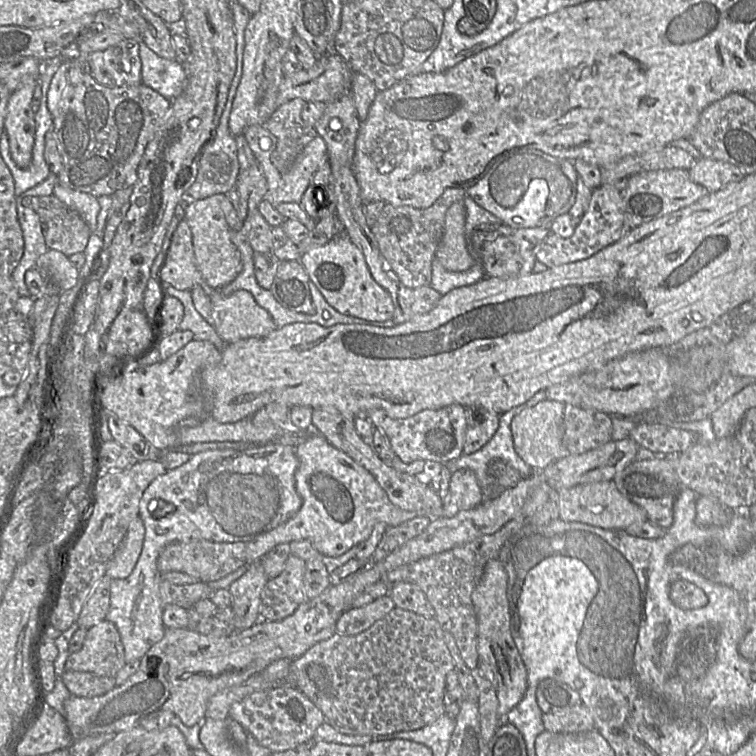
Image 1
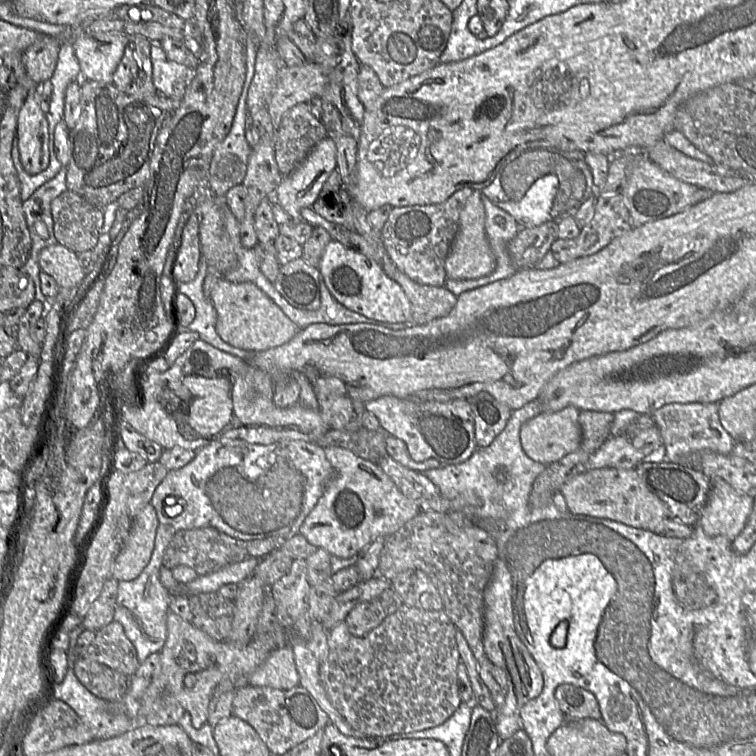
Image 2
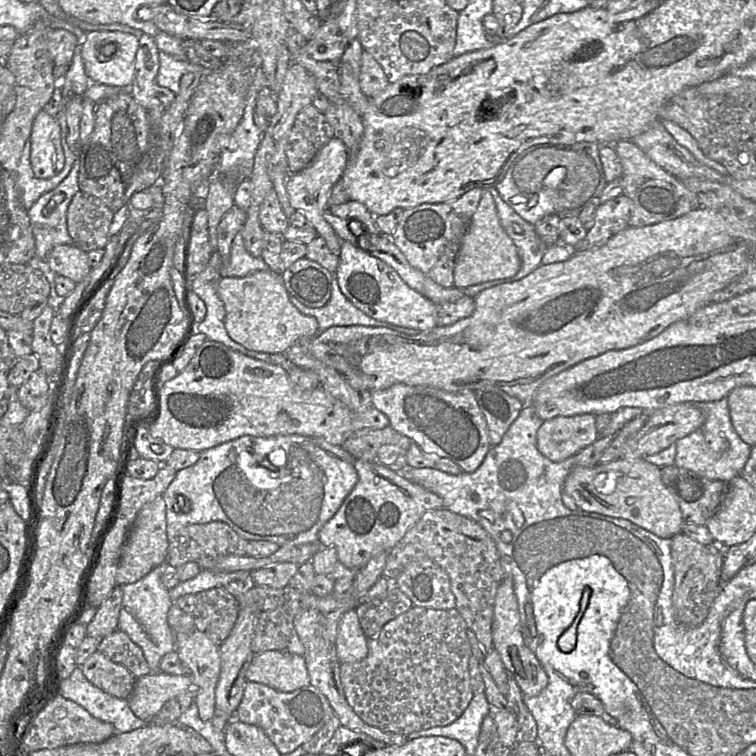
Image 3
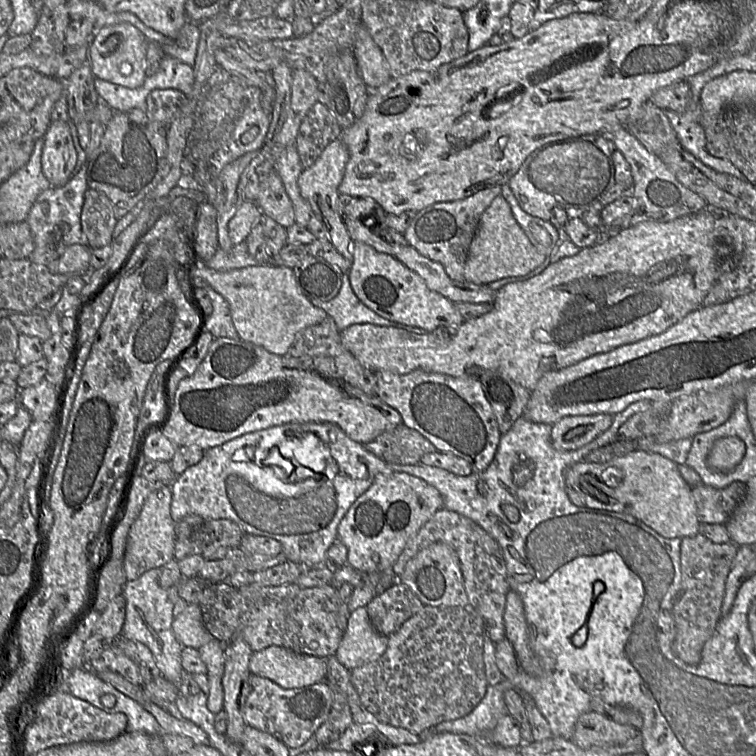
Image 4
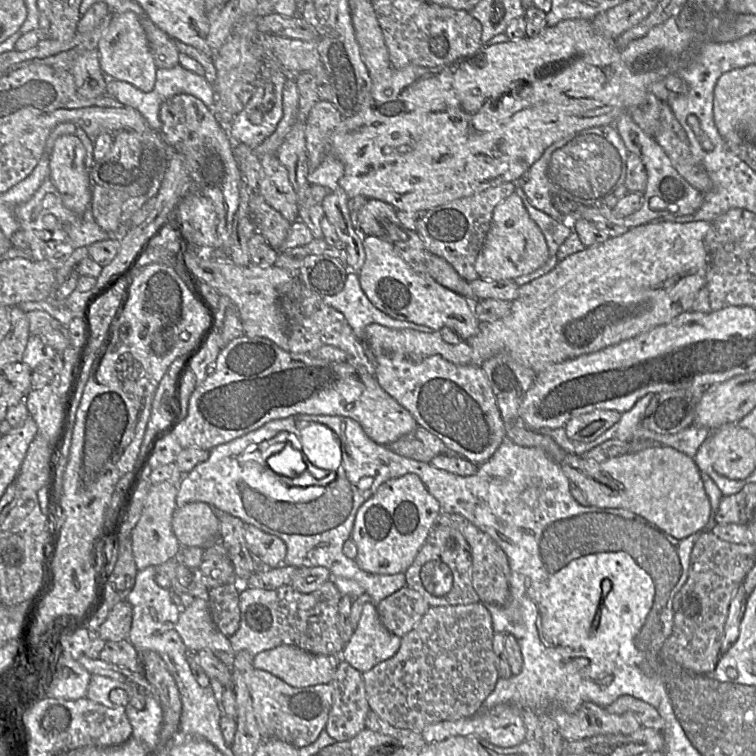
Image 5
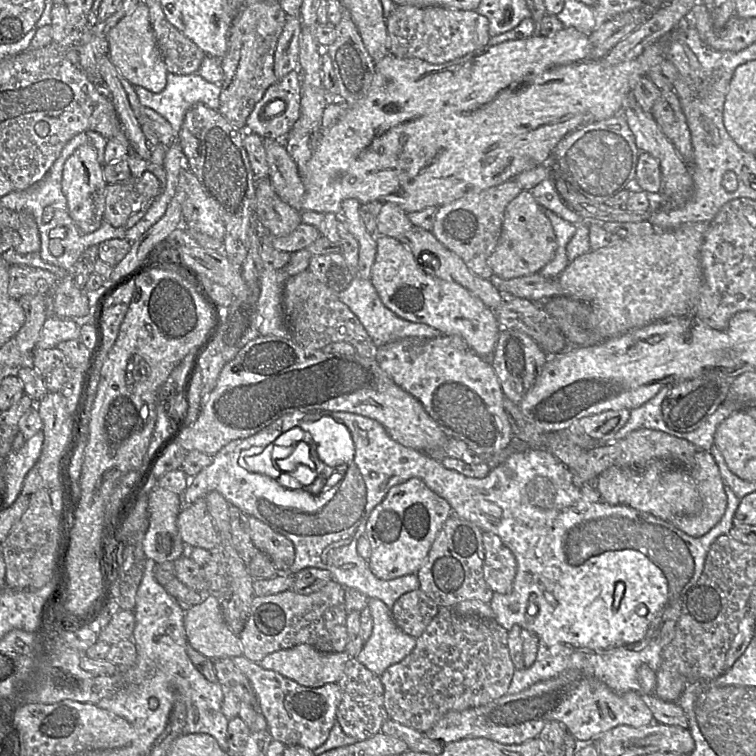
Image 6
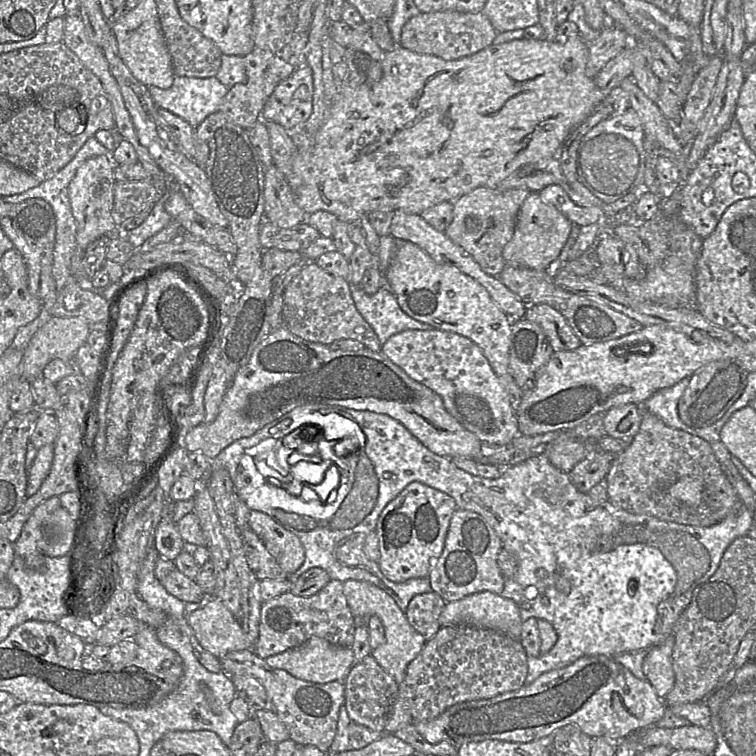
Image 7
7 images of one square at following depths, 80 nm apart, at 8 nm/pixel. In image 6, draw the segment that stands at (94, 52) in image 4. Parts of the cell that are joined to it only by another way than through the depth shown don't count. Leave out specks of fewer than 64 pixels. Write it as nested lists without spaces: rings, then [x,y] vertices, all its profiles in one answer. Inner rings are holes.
[[[141,2],[138,7],[118,22],[107,34],[108,56],[119,73],[133,86],[153,93],[162,92],[167,84],[168,71],[162,60],[149,19],[149,8]]]

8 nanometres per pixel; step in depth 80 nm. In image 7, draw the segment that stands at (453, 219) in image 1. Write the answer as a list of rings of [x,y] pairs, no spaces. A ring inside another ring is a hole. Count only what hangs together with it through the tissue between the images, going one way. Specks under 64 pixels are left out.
[[[530,193],[523,202],[516,220],[515,231],[503,250],[507,266],[547,270],[559,257],[574,224],[556,207],[544,203],[538,193]]]

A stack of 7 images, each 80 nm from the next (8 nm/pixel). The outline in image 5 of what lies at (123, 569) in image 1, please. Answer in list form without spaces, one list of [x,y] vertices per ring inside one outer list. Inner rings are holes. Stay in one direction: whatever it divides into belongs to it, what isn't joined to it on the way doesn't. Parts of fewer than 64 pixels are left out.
[[[170,482],[153,484],[149,490],[141,517],[131,533],[133,557],[139,571],[148,566],[156,567],[176,558],[181,551],[181,545],[172,529],[172,519],[177,508],[177,491],[177,485]]]

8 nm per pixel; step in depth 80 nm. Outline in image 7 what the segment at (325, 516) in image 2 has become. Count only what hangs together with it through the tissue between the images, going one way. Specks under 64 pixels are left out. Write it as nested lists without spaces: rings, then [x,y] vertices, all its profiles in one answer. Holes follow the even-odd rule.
[[[417,481],[407,485],[383,509],[374,530],[379,541],[378,564],[382,574],[396,583],[427,578],[443,551],[451,518],[457,510],[449,495]]]

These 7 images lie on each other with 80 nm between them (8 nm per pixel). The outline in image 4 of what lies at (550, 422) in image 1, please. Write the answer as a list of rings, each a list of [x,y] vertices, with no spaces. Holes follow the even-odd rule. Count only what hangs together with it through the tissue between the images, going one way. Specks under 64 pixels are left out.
[[[605,413],[566,416],[552,425],[552,445],[560,451],[579,449],[606,431],[613,416]]]

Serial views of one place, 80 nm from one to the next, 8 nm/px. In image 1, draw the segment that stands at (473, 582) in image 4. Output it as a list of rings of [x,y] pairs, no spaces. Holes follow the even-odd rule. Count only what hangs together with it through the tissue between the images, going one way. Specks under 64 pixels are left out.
[[[517,515],[493,534],[483,535],[450,550],[400,566],[386,575],[385,580],[390,585],[406,582],[418,586],[423,591],[434,608],[434,618],[444,631],[453,637],[463,662],[472,670],[477,669],[479,663],[478,622],[472,593],[483,575],[487,562],[498,557],[505,542],[517,533],[527,520],[522,515]],[[417,516],[398,526],[388,527],[373,554],[372,561],[380,561],[404,545],[407,541],[421,534],[432,519]]]

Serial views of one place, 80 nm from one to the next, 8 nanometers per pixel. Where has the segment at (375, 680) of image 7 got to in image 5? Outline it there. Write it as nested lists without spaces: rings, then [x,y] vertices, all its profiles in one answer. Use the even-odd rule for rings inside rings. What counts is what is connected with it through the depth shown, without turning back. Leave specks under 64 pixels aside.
[[[340,661],[332,686],[332,707],[324,731],[337,742],[355,737],[365,729],[365,721],[371,711],[363,676],[346,661]]]

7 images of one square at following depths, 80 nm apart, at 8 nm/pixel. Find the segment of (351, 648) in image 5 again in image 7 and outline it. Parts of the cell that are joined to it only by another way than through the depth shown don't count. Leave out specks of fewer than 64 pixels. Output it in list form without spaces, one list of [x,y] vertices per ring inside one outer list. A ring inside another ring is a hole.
[[[347,580],[344,582],[344,595],[348,606],[357,620],[377,616],[385,630],[385,642],[371,651],[377,663],[395,680],[403,682],[408,665],[419,655],[425,646],[425,638],[408,622],[405,612],[400,609],[394,598],[381,588],[368,582]]]

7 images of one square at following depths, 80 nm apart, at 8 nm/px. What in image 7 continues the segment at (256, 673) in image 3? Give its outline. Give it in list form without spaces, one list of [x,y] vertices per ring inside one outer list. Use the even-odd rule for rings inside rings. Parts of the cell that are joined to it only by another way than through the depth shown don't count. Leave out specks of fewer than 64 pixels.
[[[312,637],[303,645],[271,655],[265,661],[272,668],[284,670],[298,679],[322,684],[333,681],[344,681],[355,663],[355,656],[351,647],[334,646],[325,639]]]

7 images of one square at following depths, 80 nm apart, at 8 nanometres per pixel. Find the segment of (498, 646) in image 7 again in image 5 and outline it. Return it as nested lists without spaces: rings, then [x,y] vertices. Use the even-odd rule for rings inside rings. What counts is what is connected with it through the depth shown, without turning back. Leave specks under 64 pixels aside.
[[[482,603],[430,607],[415,628],[401,637],[400,648],[392,658],[362,674],[371,711],[396,728],[418,733],[437,722],[459,720],[476,714],[499,681],[494,652],[495,635],[491,612]]]

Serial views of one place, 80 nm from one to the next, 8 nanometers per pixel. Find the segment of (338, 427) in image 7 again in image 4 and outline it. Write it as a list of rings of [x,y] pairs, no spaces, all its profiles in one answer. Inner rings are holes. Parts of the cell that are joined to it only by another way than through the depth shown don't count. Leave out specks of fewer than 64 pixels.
[[[313,433],[287,438],[278,446],[280,454],[309,468],[316,474],[324,473],[332,459],[327,446]]]

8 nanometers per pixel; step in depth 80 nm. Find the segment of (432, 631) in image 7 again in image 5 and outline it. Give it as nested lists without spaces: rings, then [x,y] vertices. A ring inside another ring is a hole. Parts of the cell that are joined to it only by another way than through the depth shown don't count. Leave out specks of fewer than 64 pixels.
[[[407,586],[376,604],[383,626],[399,637],[412,631],[430,607],[420,593]]]

